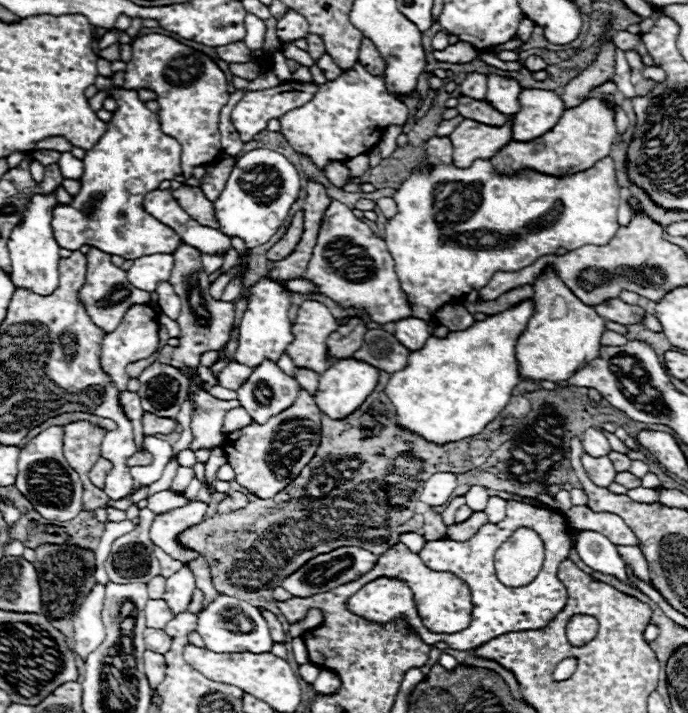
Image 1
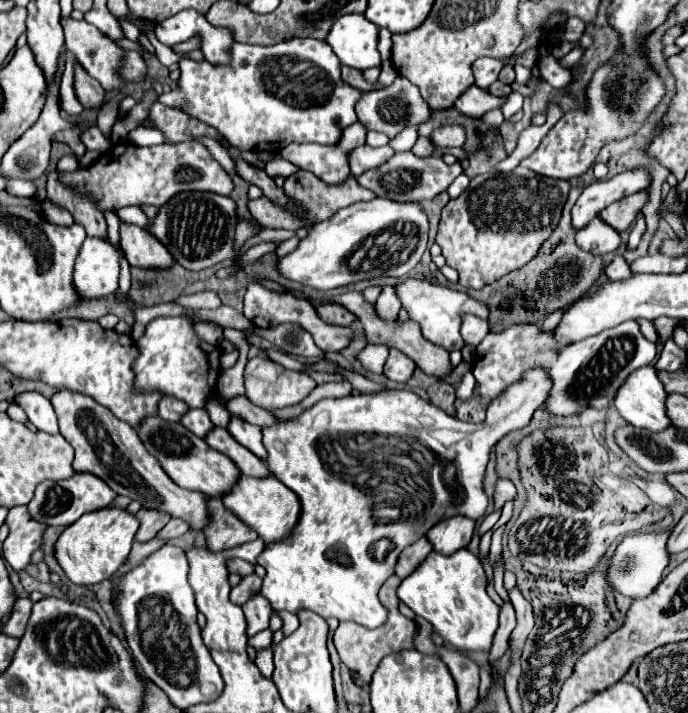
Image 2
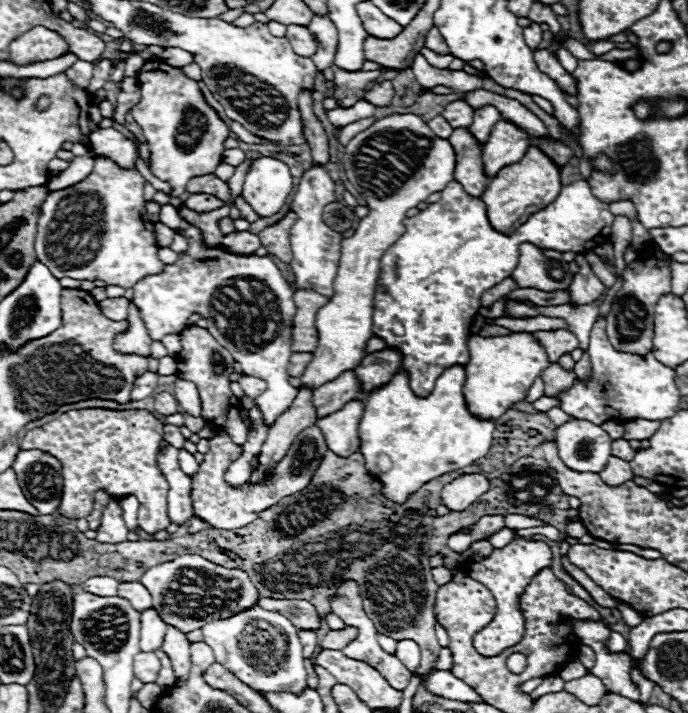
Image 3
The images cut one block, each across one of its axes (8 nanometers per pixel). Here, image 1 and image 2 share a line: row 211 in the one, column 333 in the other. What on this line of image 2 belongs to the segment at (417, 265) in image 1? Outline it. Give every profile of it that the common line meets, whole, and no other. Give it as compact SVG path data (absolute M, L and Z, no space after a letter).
M534 368L528 370L524 374L524 380L516 382L512 388L508 388L508 392L504 392L504 396L496 398L490 402L488 406L488 416L482 424L468 424L462 422L450 414L446 414L444 410L436 408L430 400L420 398L418 394L410 392L410 390L380 390L380 392L356 392L356 394L348 394L342 398L324 398L320 402L316 402L310 410L302 412L298 418L280 422L276 426L270 428L262 428L264 434L264 446L268 450L268 468L272 470L274 476L278 476L278 480L282 484L286 484L292 492L298 494L300 502L302 502L302 514L300 514L300 522L296 524L296 528L292 530L292 534L276 544L266 544L264 552L258 558L258 564L266 568L266 576L264 576L264 584L262 584L262 594L268 598L268 602L272 604L274 610L288 610L288 612L298 612L302 608L308 608L316 614L320 614L322 618L338 618L338 620L352 620L356 624L362 624L366 628L378 628L386 622L388 618L388 610L384 608L384 604L378 598L378 592L382 588L382 584L394 574L394 566L398 562L400 552L414 544L420 536L426 536L428 530L432 526L436 526L442 520L448 520L452 516L472 516L472 520L478 520L482 516L486 516L486 510L490 506L490 498L484 492L484 474L486 474L486 466L490 460L490 450L492 446L506 436L510 430L524 428L534 410L544 402L544 396L548 394L550 388L550 378L546 376L546 372Z

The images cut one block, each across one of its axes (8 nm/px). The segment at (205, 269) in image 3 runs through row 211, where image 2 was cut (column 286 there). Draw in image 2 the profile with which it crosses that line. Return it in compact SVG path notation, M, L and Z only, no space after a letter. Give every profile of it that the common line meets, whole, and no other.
M280 156L278 158L274 158L272 162L268 162L266 164L266 172L268 172L268 176L292 176L292 174L296 174L300 168L296 168L294 164L290 164L288 160L282 160Z

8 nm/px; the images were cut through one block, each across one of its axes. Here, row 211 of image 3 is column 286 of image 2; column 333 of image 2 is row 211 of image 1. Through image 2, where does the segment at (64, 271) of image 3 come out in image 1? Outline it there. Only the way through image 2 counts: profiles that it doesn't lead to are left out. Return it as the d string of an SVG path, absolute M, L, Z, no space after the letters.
M114 90L114 100L118 104L118 110L112 114L104 138L100 138L100 142L84 156L84 176L80 180L80 192L72 198L70 204L56 204L56 208L52 208L52 230L56 242L60 244L60 248L72 252L88 244L92 248L108 252L110 256L122 256L124 260L136 260L140 256L150 256L158 252L174 252L182 244L180 236L172 228L146 214L142 208L142 198L148 192L156 190L162 180L172 180L176 174L182 174L180 144L160 130L158 116L150 112L144 102L138 100L138 92Z

